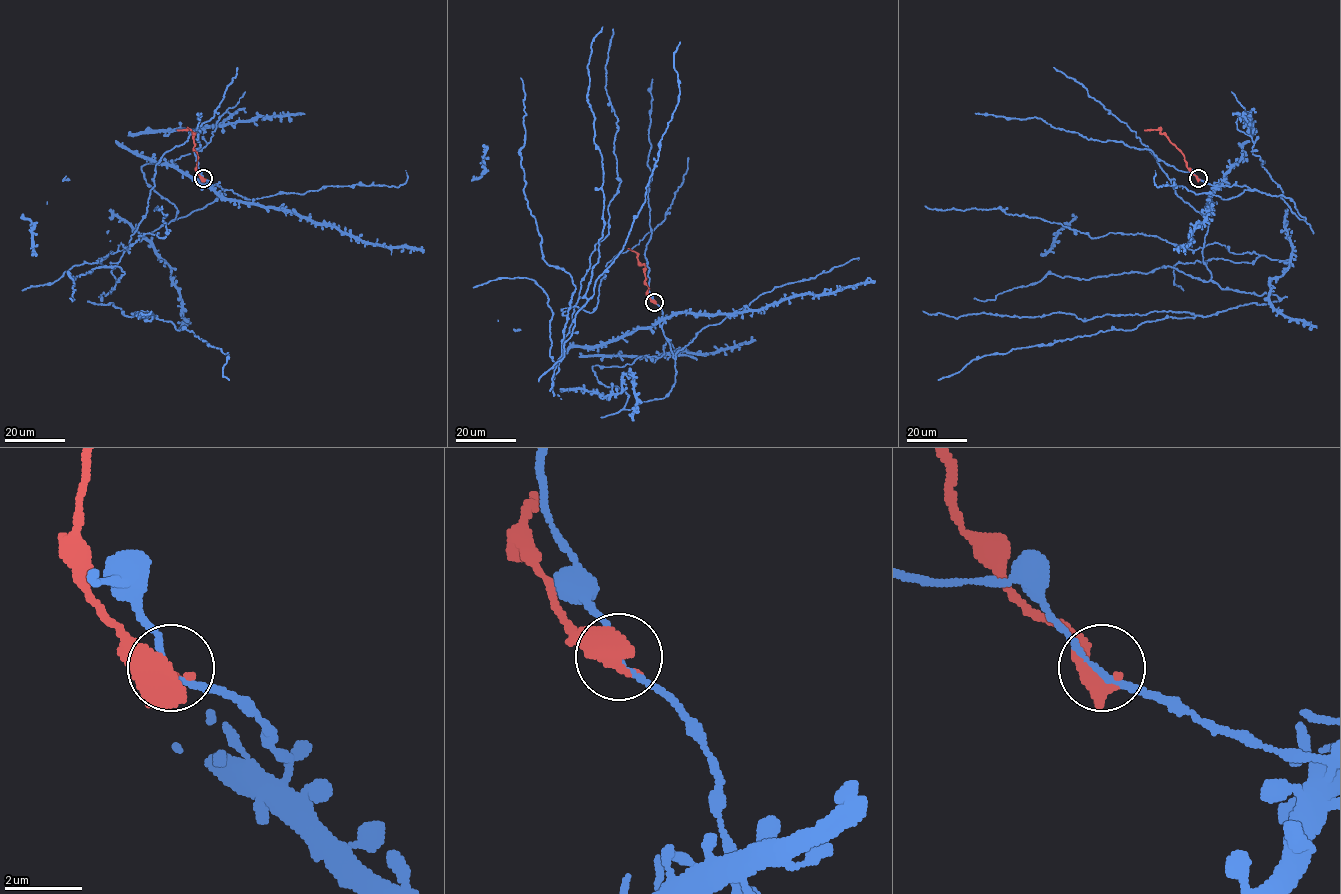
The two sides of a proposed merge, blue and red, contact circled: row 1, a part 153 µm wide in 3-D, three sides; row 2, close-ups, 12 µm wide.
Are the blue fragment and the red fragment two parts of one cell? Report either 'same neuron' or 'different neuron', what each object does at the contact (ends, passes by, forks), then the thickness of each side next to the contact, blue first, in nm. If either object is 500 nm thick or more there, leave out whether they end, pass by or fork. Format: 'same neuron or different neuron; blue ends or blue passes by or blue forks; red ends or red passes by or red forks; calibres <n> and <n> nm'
different neuron; calibres 170 and 750 nm

